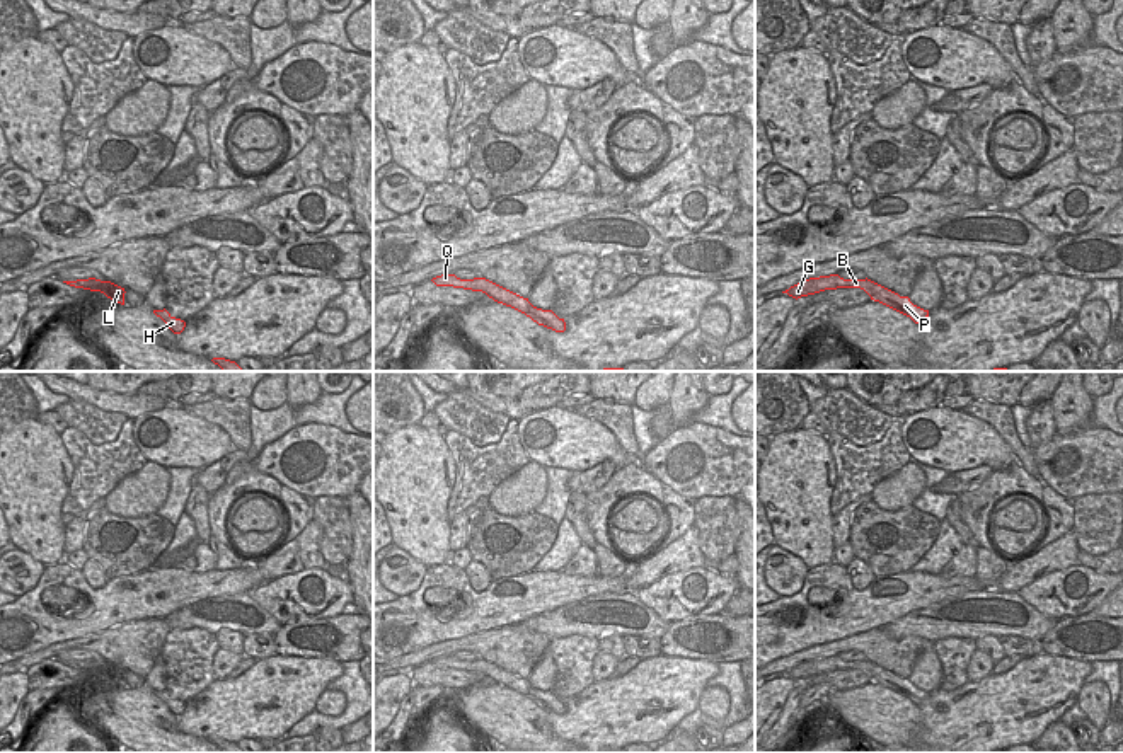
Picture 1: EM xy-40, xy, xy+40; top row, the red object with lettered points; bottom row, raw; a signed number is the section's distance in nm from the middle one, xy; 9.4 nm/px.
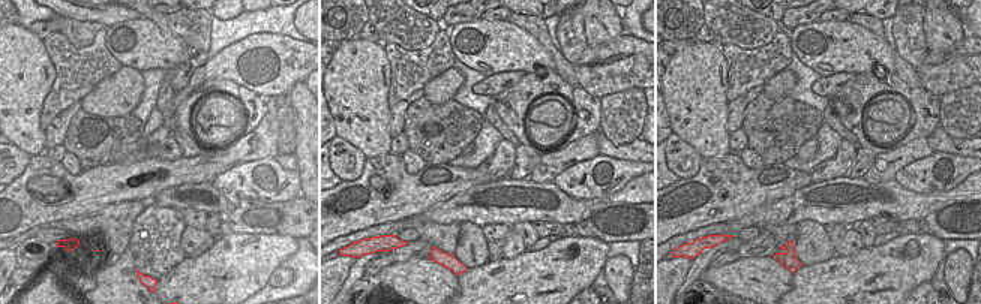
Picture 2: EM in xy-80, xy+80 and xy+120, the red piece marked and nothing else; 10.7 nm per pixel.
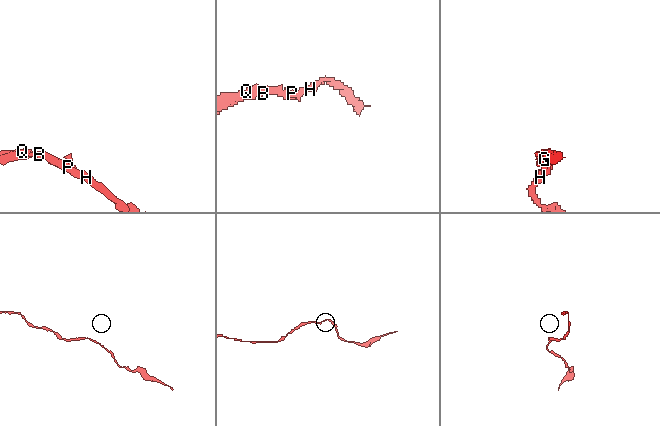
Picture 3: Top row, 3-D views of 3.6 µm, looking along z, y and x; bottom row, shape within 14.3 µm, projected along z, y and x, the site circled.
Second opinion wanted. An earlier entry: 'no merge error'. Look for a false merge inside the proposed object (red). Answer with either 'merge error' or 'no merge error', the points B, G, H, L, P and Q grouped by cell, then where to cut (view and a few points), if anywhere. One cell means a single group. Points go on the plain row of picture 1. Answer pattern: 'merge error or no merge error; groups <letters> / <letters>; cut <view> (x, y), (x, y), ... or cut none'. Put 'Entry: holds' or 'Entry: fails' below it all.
no merge error; groups B G H L P Q; cut none
Entry: holds

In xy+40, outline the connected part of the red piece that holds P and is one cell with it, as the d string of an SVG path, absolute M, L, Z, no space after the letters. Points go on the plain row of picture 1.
M838 656L809 659L799 663L798 666L791 668L789 671L782 673L792 680L801 680L808 676L815 676L825 671L837 671L837 670L861 670L864 671L871 681L879 683L907 698L910 698L915 705L920 705L925 698L929 698L929 692L924 692L910 683L908 678L900 678L898 675L871 663L871 661L844 661Z

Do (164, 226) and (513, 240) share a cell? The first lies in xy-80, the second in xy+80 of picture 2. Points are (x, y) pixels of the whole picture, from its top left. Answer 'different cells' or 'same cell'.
different cells

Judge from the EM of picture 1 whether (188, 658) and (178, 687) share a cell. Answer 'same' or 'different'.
same

